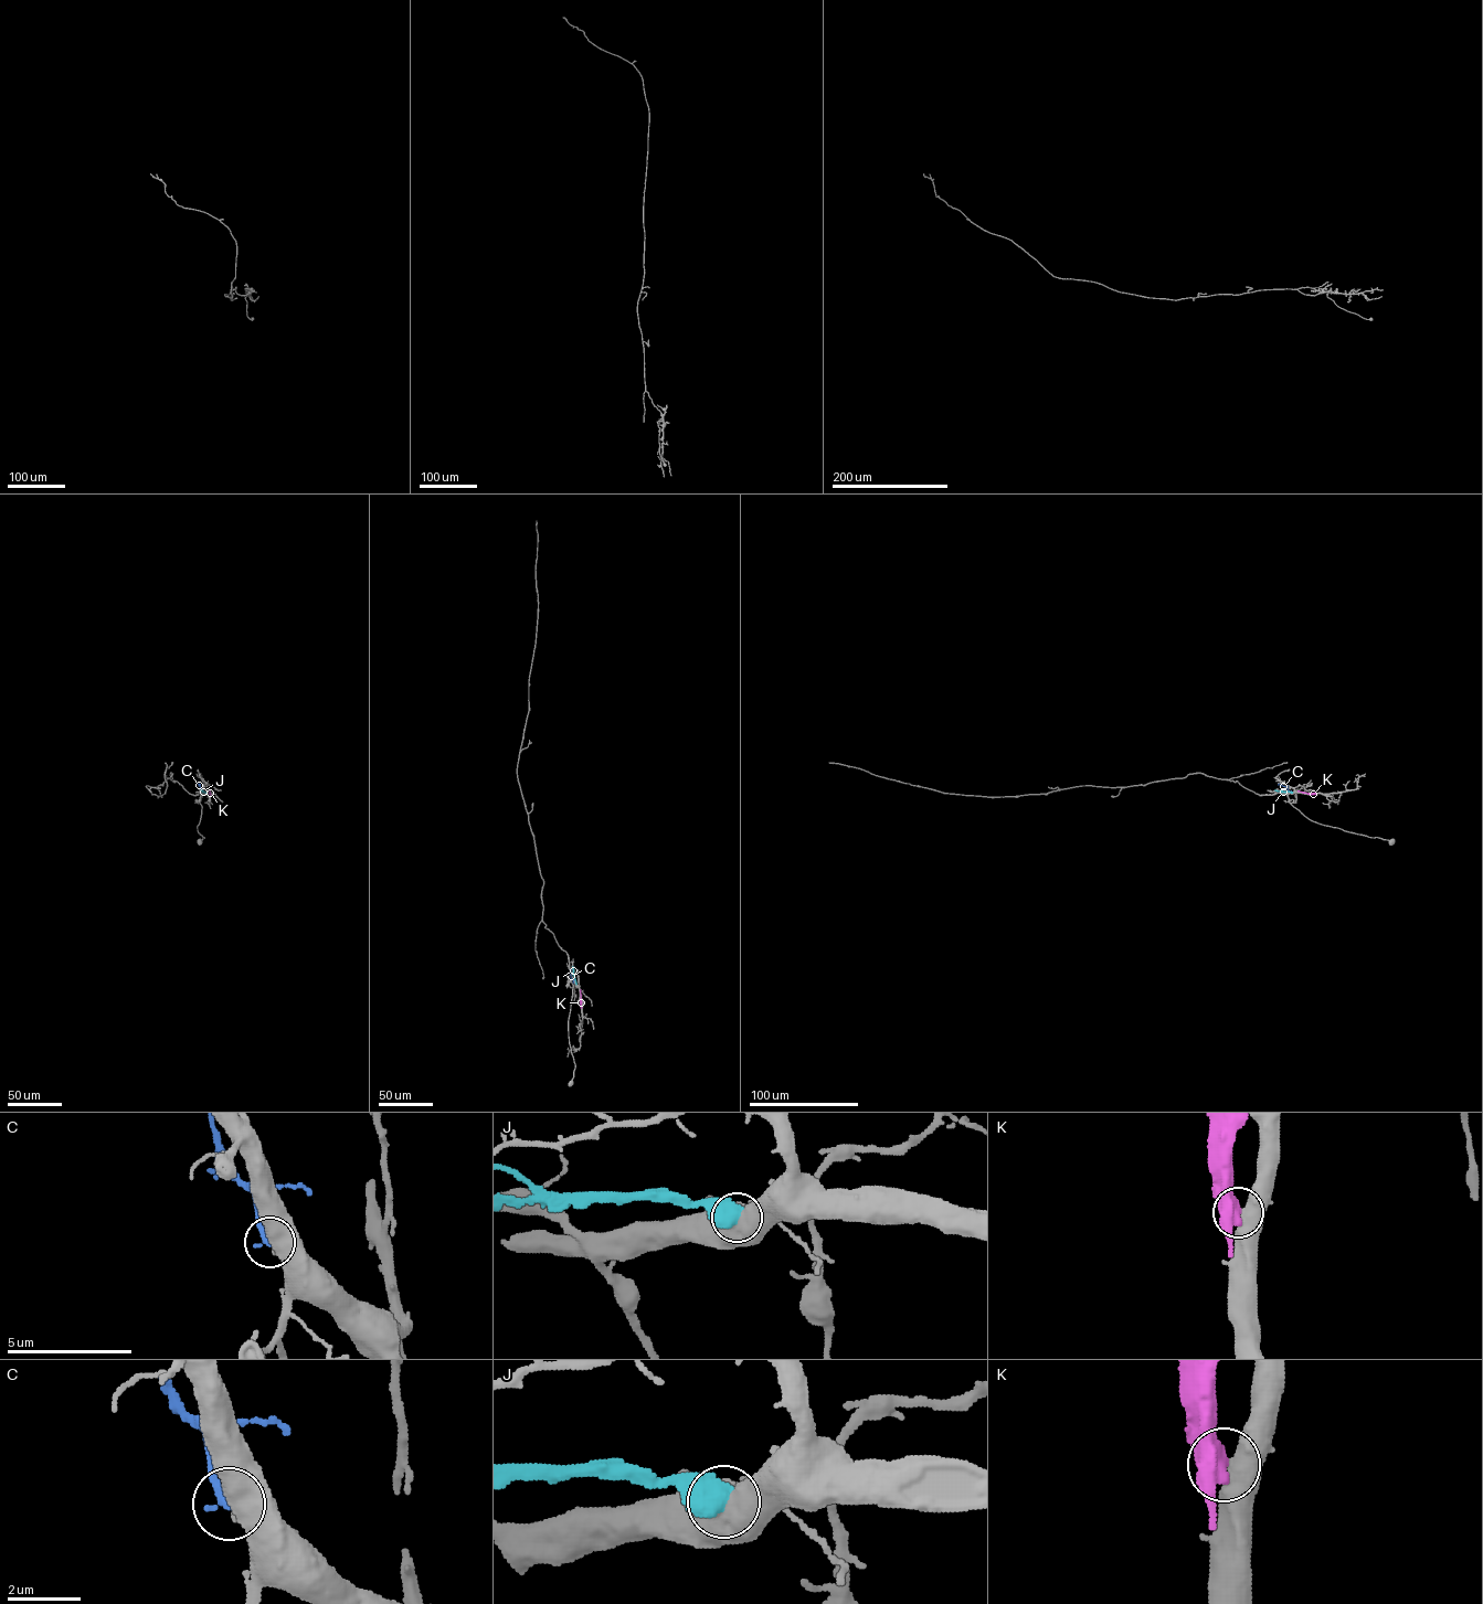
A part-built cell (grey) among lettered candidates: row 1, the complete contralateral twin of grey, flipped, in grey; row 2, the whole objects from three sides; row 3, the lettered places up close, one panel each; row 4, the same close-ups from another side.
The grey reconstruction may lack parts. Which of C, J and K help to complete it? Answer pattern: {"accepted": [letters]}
{"accepted": ["C"]}

